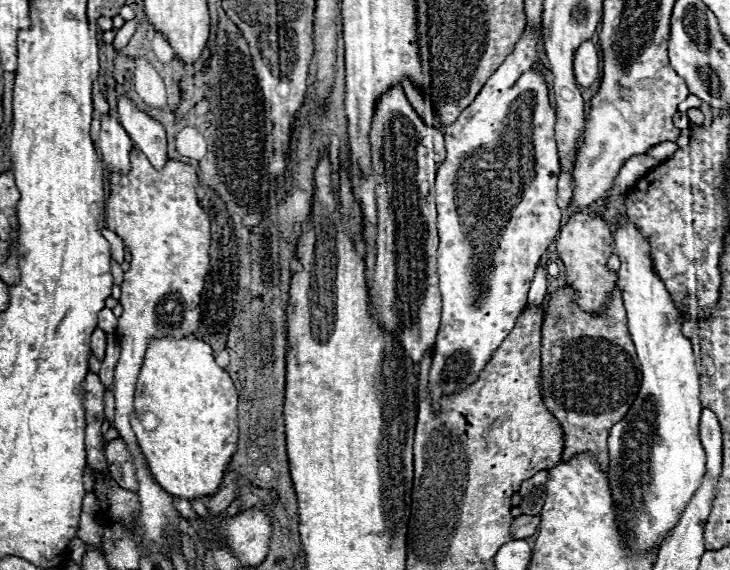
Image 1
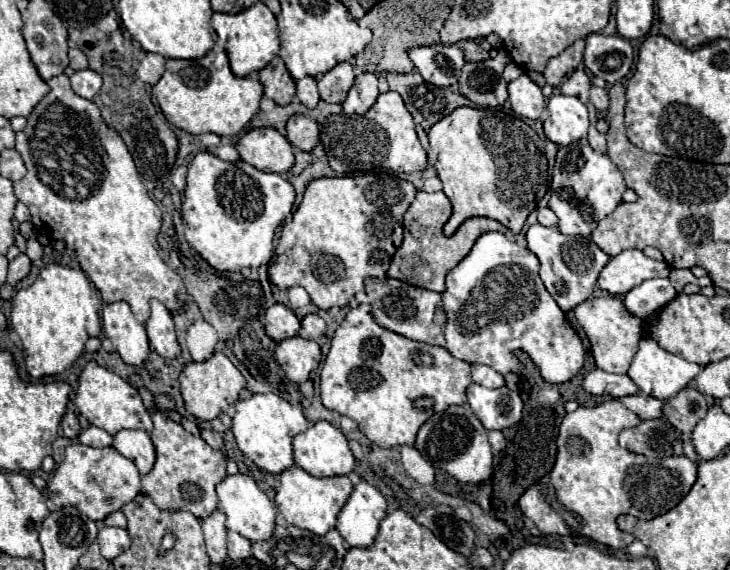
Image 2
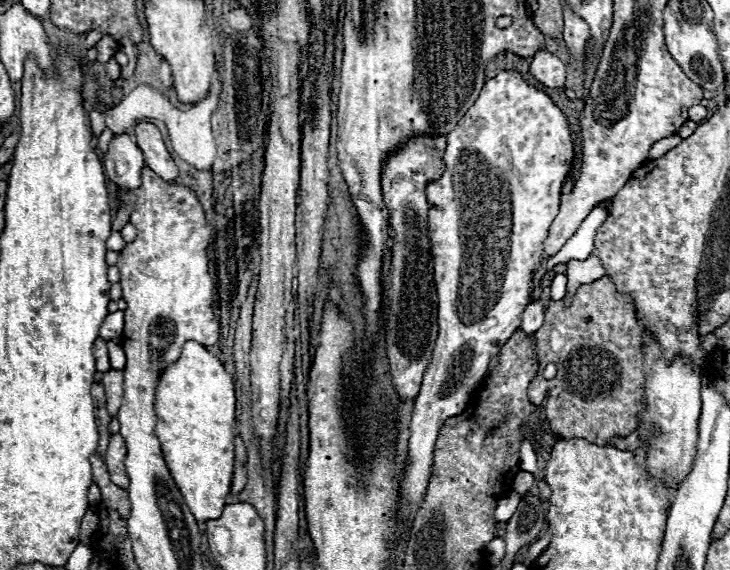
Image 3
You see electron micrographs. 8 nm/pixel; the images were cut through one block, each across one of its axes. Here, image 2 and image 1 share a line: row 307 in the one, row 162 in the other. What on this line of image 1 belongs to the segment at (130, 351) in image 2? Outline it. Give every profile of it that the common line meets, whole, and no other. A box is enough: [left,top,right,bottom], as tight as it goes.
[98,114,134,172]

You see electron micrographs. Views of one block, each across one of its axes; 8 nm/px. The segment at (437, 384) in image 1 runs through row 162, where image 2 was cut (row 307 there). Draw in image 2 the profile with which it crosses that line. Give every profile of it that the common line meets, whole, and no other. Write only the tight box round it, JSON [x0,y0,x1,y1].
[442,232,584,384]

